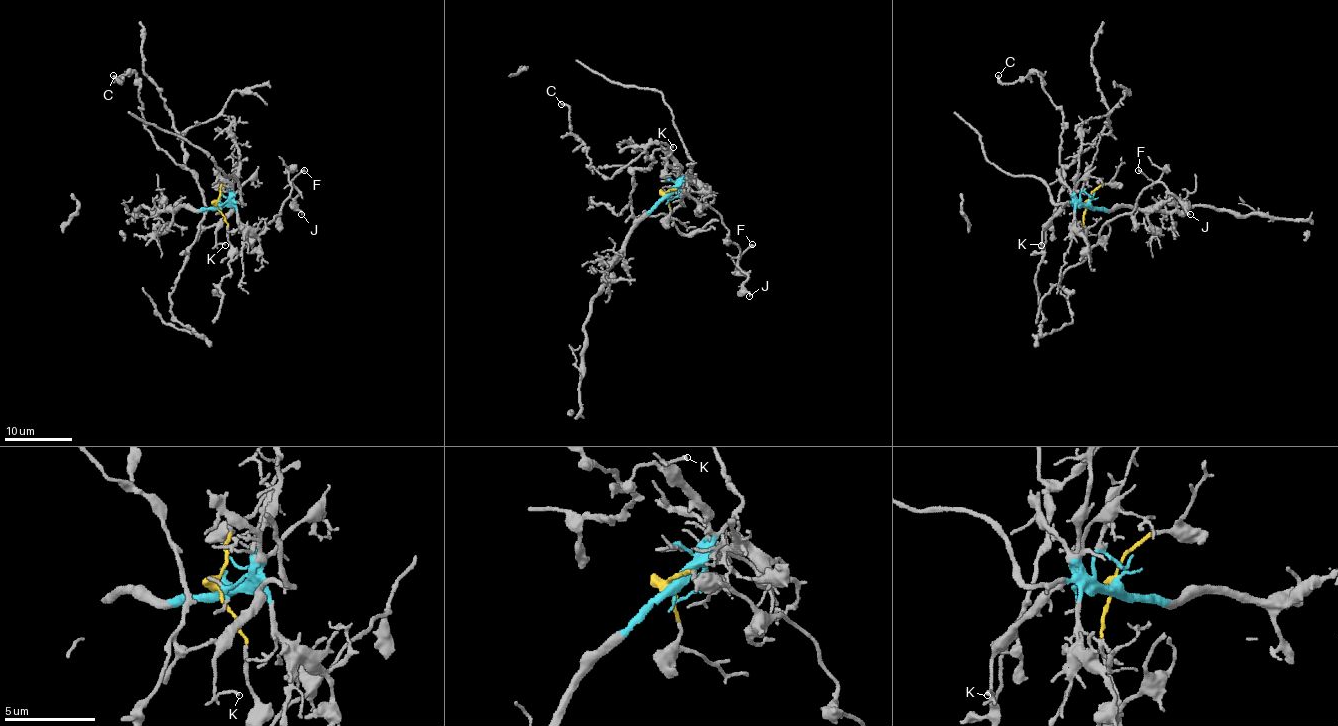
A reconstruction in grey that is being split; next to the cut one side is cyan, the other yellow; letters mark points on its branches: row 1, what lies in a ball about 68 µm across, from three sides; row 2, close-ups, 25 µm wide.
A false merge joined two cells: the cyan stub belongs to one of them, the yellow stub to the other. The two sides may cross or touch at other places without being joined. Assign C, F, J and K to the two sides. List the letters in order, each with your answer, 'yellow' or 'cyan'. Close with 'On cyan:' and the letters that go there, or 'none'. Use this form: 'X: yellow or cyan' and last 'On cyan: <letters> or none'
C: cyan
F: yellow
J: yellow
K: cyan
On cyan: C, K

